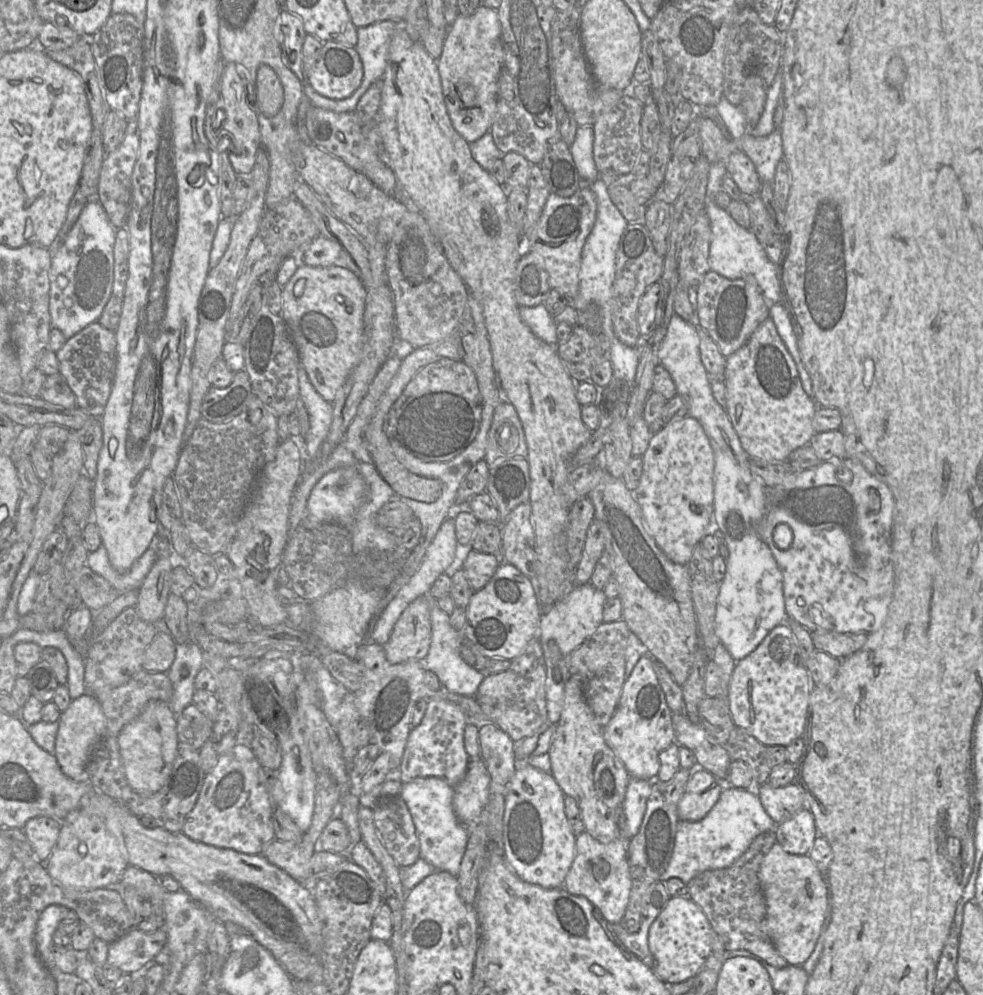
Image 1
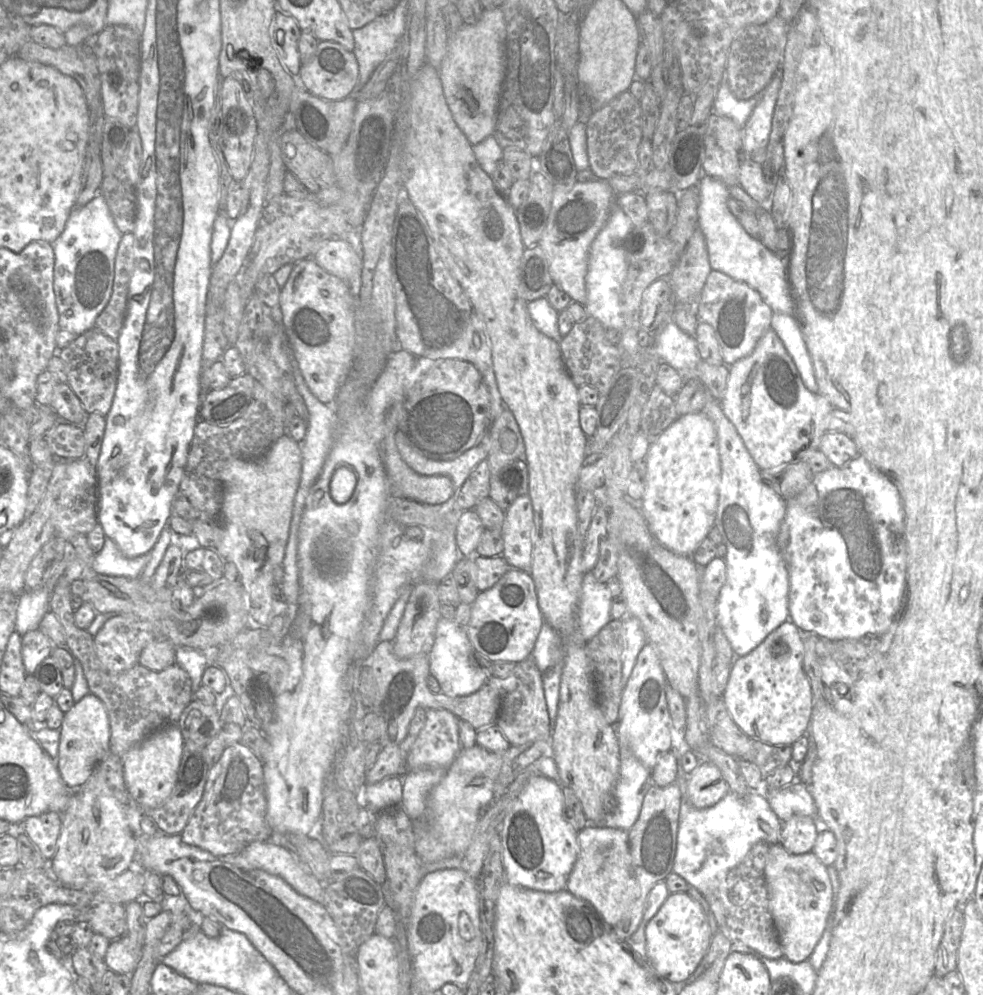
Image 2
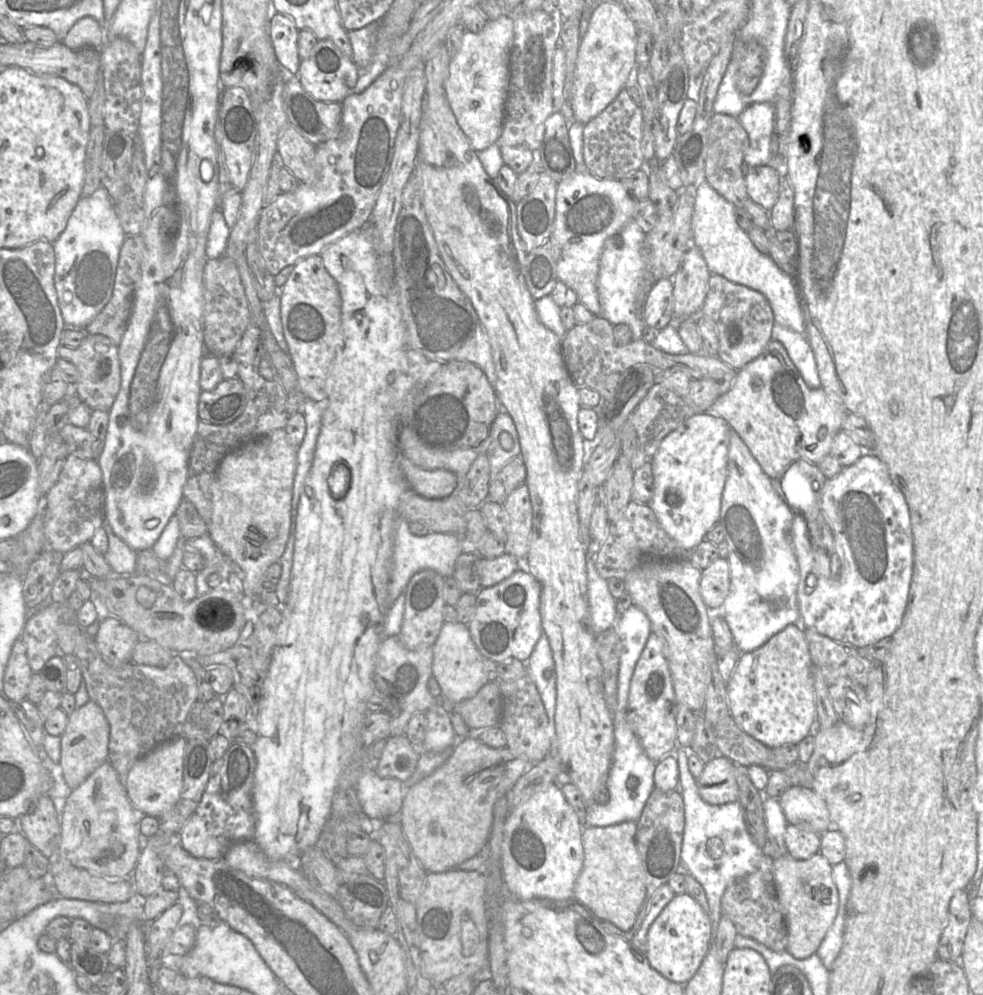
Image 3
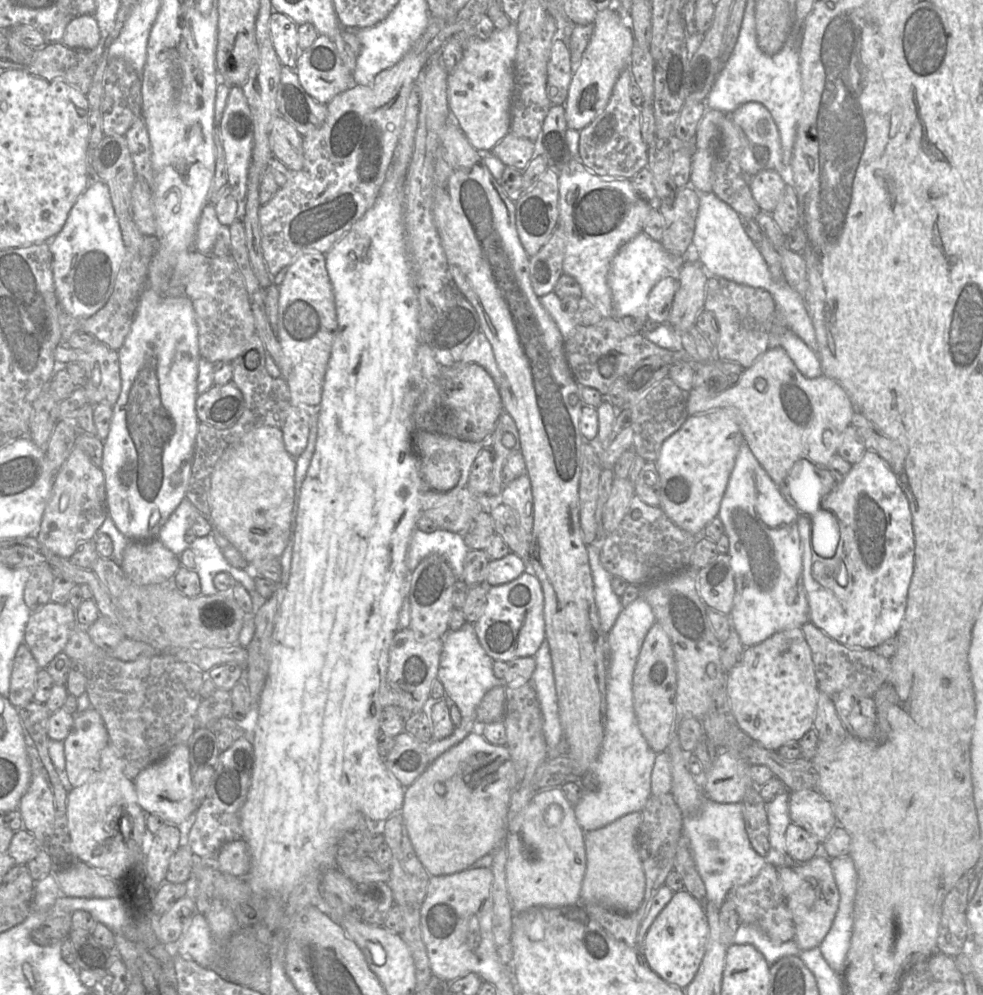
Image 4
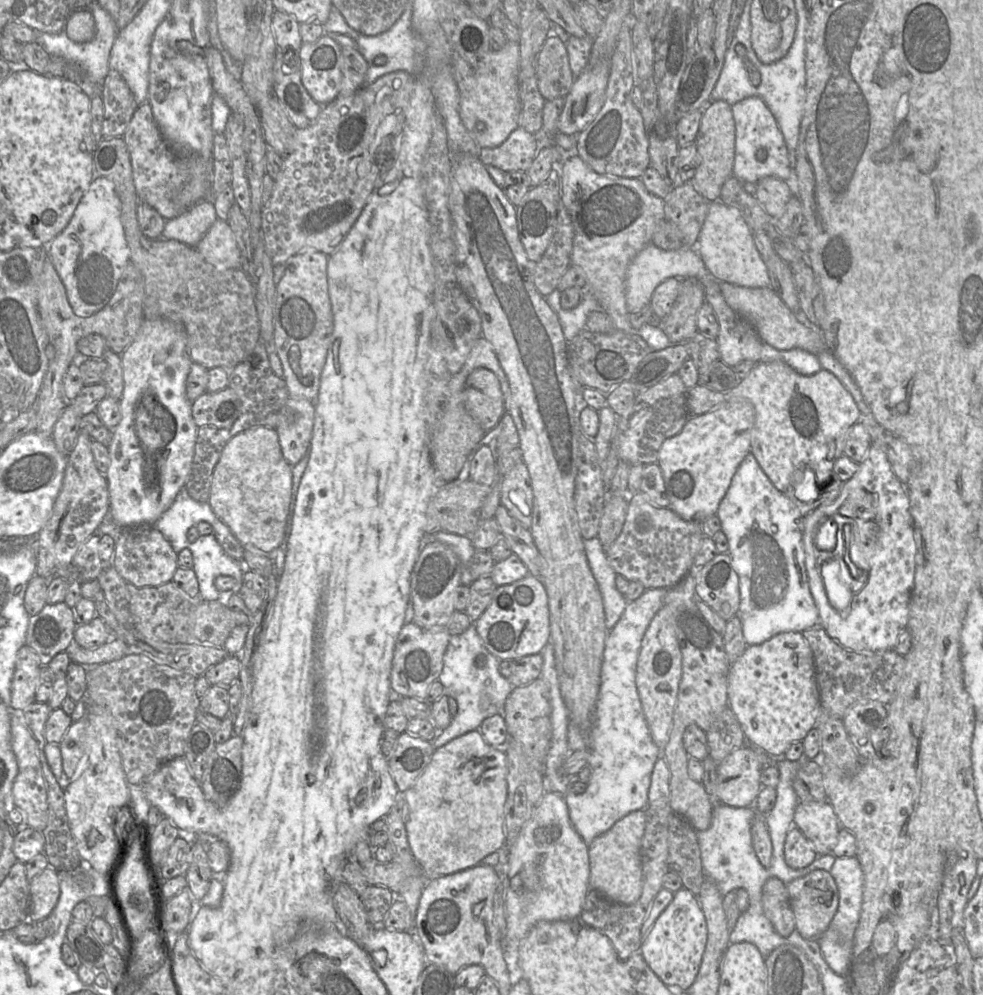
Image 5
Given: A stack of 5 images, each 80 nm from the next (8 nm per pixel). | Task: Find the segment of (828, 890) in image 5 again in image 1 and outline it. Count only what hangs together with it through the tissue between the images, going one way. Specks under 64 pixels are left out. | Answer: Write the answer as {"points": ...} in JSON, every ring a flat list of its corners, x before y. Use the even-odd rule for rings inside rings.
{"points":[[775,842,761,862,759,880,766,901,765,932,788,965,803,965,820,935,827,909,827,883,807,854,786,852]]}

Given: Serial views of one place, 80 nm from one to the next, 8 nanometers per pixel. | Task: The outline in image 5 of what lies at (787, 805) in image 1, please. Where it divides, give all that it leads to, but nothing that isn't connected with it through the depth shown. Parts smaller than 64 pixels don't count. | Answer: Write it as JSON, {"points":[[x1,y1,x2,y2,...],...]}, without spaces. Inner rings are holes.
{"points":[[828,801,799,802,793,822,812,843,818,856,832,854,841,825]]}

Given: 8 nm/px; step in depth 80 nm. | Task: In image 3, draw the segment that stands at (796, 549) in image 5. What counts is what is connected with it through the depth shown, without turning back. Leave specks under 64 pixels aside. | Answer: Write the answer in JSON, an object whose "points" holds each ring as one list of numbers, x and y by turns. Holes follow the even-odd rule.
{"points":[[732,430,731,435,730,435,730,441,729,441,729,449,728,449,728,469,727,469,727,478,725,481,725,485,724,485,724,489,723,489,723,493,722,493,722,500,721,500,721,510,720,510,720,519,719,519,719,523,722,525,723,529,724,529,724,533,725,533,725,540,727,541,728,545,729,545,729,554,727,557,728,563,729,563,729,569,730,569,730,581,731,581,731,586,730,586,730,592,729,595,727,596,726,600,724,601,724,604,721,608,721,610,719,612,713,612,713,613,718,613,720,615,723,616,723,618,725,619,726,623,728,624,732,635,733,635,733,640,734,640,734,644,737,647,737,649,741,652,741,653,745,653,745,652,751,652,754,651,758,648,760,648,762,645,764,645,772,636,774,636,775,634,777,634,778,632,782,631,785,627,787,627,790,624,795,624,795,623,800,623,800,611,799,611,799,603,798,603,798,596,797,596,797,590,798,590,798,584,799,584,799,568,798,568,798,563,797,563,797,559,796,559,796,555,794,553,794,549,791,543,791,528,792,528,792,524,793,524,793,520,794,520,794,516,795,514,798,513,796,512,794,509,791,508,791,506,784,501,779,494,776,492,776,490,774,489,772,483,771,483,771,478,769,478,765,472,762,470,762,468,760,467,759,463,755,460,755,458,752,456,752,454,750,453,748,447,745,445,745,443,741,440,741,438,739,437,739,435]]}

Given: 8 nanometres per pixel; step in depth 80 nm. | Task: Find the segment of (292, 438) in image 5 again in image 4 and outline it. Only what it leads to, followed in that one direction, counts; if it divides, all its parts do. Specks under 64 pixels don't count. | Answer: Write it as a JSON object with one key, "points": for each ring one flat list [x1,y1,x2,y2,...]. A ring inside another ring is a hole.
{"points":[[290,406,286,421,281,428,287,452,297,458,305,450,311,422,311,410,300,406]]}

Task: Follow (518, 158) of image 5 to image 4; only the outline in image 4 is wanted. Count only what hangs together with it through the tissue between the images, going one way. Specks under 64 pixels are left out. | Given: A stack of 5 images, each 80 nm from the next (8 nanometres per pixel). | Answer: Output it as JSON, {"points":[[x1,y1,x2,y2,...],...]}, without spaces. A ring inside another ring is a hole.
{"points":[[507,133,490,151,499,158,505,166,524,171,536,155,534,142]]}

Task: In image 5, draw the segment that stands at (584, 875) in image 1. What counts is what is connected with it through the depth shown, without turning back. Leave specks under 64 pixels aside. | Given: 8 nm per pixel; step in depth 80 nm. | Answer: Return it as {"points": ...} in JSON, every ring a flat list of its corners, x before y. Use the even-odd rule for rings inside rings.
{"points":[[636,810,617,821,589,845,589,886,605,898,625,905,635,903,642,893,641,844,646,827,644,810]]}

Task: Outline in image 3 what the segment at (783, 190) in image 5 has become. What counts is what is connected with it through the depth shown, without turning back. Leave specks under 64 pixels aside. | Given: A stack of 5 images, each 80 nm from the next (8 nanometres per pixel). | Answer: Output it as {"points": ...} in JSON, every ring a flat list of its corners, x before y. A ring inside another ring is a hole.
{"points":[[767,165,746,167,745,181,748,196,769,212,779,196,779,173]]}

